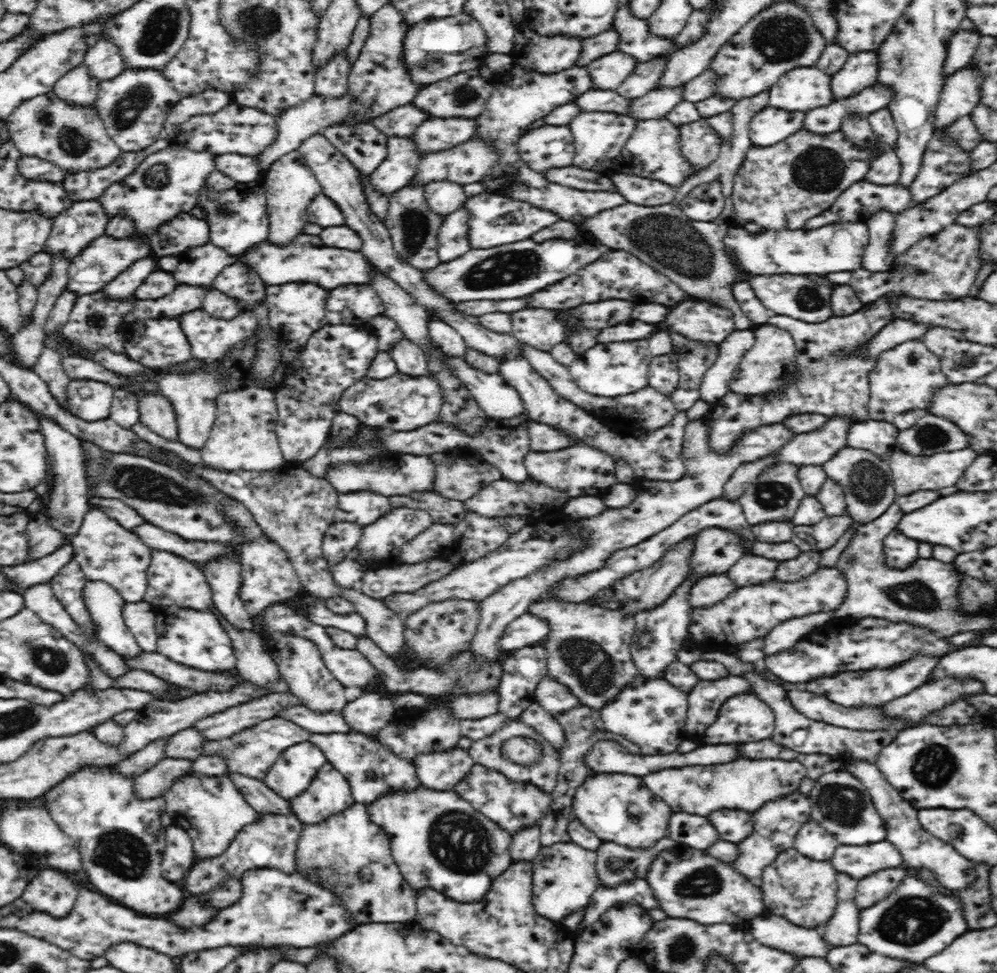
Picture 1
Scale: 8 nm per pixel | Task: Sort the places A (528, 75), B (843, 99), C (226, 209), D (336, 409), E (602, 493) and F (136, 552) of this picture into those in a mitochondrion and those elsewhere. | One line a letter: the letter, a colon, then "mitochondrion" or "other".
A: other
B: other
C: mitochondrion
D: other
E: other
F: other

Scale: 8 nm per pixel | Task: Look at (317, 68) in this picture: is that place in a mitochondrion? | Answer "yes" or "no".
no

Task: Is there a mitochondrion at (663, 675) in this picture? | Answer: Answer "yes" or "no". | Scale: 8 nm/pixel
no

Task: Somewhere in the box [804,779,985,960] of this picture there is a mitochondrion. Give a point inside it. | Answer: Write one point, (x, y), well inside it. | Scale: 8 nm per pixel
(892, 925)

